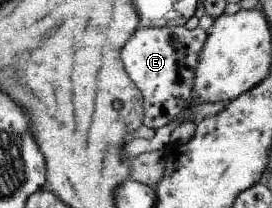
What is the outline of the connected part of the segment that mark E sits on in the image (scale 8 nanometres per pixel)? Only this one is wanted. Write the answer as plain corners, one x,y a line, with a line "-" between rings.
169,26
164,28
148,27
138,28
133,37
124,45
120,53
125,71
132,79
135,87
138,87
143,96
145,119
143,125
148,129
157,130
170,124
186,107
194,97
194,79
199,56
208,39
208,31
200,27
187,29
185,26

